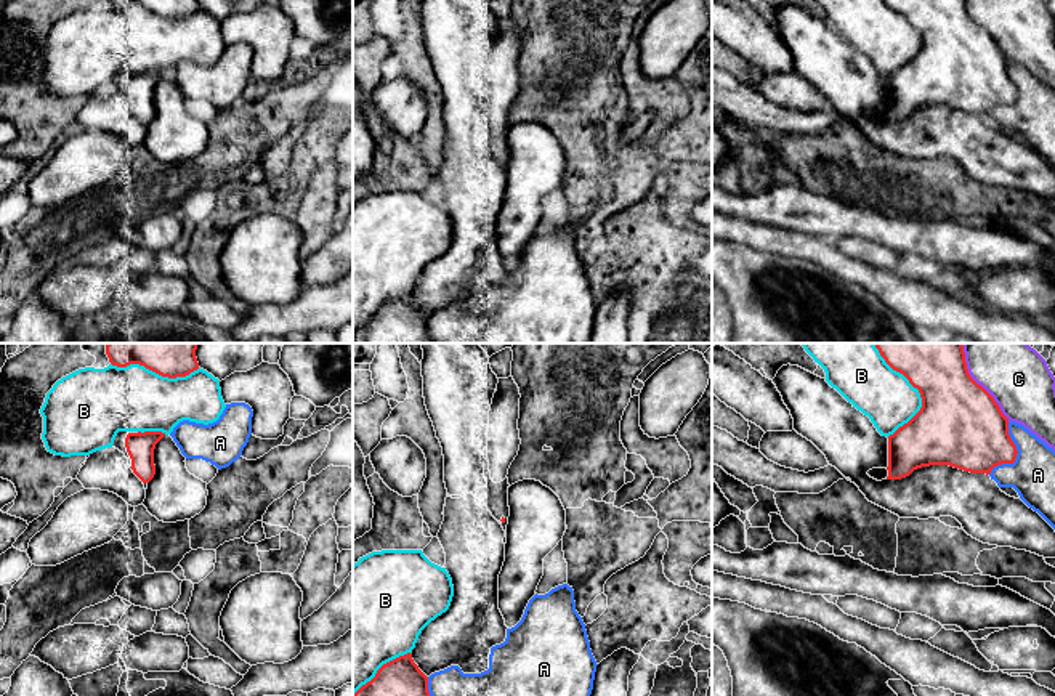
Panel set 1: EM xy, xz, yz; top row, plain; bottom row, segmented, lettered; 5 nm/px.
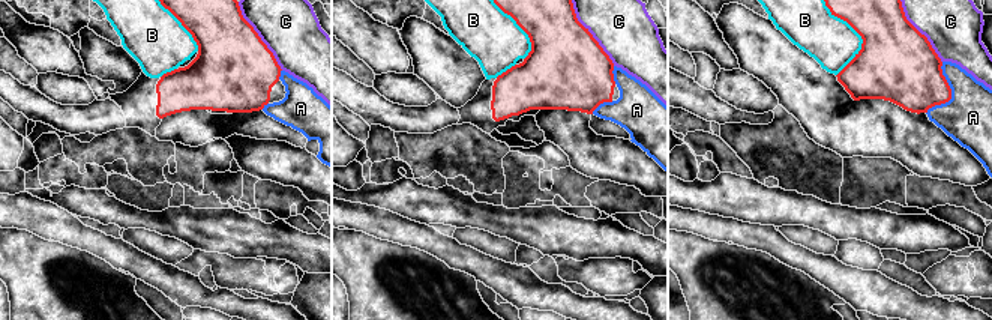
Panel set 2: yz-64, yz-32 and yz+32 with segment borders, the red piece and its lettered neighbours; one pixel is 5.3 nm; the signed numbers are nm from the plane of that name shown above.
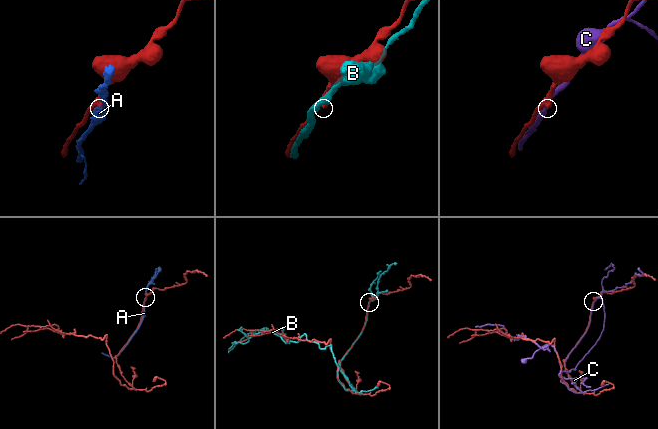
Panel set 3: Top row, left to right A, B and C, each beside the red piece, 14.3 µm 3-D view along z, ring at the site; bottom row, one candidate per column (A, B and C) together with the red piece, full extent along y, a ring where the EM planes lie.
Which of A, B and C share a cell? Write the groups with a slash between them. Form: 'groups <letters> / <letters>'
groups A / B / C

